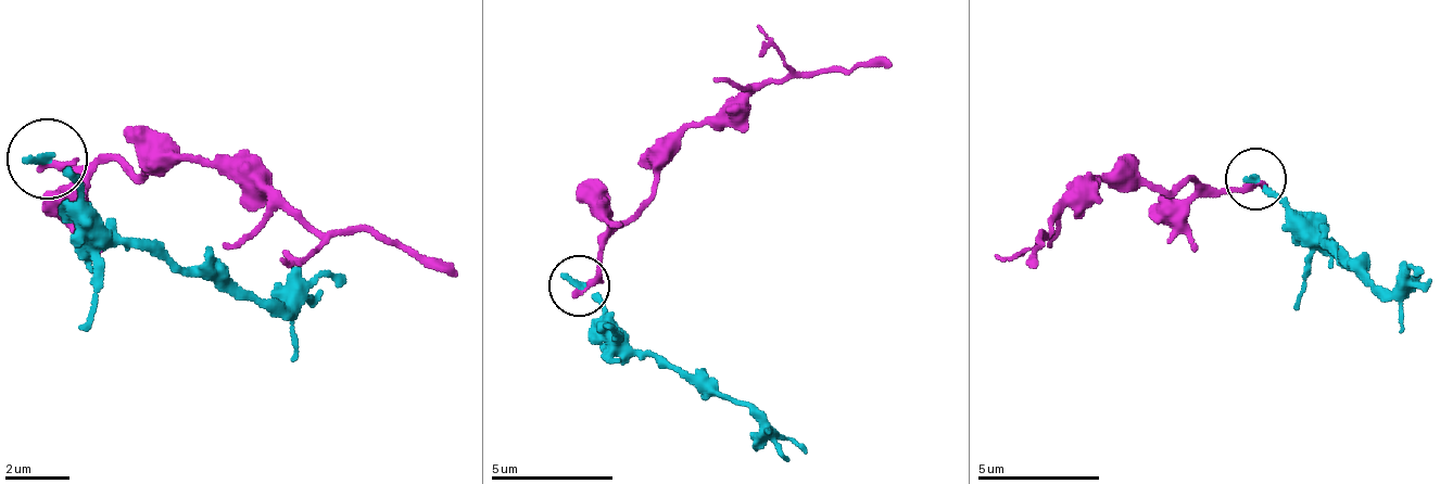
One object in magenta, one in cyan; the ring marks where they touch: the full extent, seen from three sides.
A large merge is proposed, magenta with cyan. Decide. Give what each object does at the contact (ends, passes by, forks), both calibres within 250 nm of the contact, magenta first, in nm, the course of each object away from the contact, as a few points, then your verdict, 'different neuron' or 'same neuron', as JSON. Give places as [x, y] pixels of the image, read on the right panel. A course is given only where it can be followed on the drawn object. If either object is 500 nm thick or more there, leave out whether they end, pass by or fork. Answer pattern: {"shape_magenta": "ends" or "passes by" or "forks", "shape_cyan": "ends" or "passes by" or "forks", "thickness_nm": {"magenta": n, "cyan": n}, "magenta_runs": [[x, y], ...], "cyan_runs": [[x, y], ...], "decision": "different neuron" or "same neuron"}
{"shape_magenta": "ends", "shape_cyan": "ends", "thickness_nm": {"magenta": 320, "cyan": 240}, "magenta_runs": [[1254, 183], [1162, 189], [1101, 177], [1039, 238], [1027, 268]], "cyan_runs": [[1254, 177], [1364, 281], [1394, 287], [1413, 268], [1425, 275]], "decision": "different neuron"}

